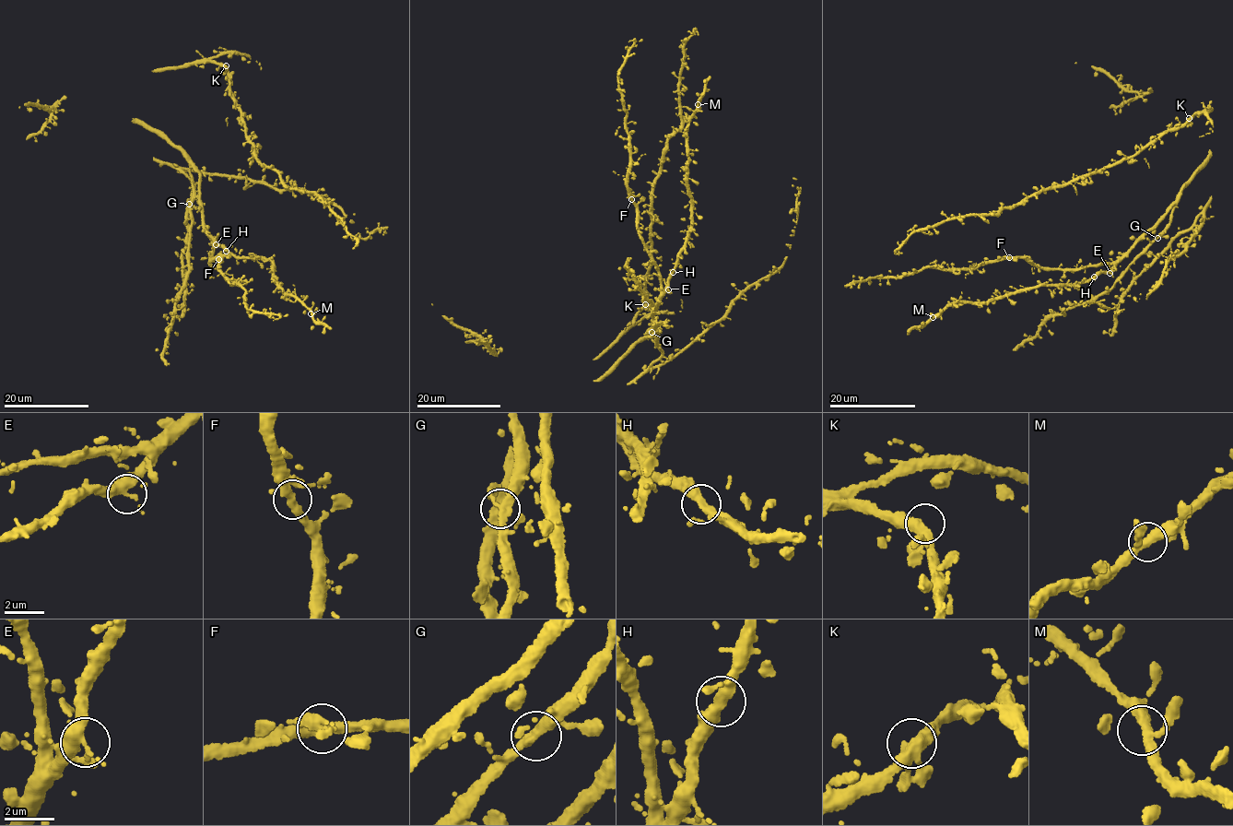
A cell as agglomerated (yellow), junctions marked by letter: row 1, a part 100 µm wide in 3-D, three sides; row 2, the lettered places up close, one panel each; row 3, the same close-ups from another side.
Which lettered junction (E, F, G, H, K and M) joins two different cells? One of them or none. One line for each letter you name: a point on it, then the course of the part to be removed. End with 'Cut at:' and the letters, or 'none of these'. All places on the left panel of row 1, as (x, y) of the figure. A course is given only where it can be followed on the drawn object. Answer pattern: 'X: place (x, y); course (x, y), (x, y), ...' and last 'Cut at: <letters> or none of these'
Cut at: none of these

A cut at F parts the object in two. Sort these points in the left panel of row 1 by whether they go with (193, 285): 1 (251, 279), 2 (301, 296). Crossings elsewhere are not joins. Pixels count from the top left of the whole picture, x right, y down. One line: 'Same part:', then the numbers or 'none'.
Same part: 2

